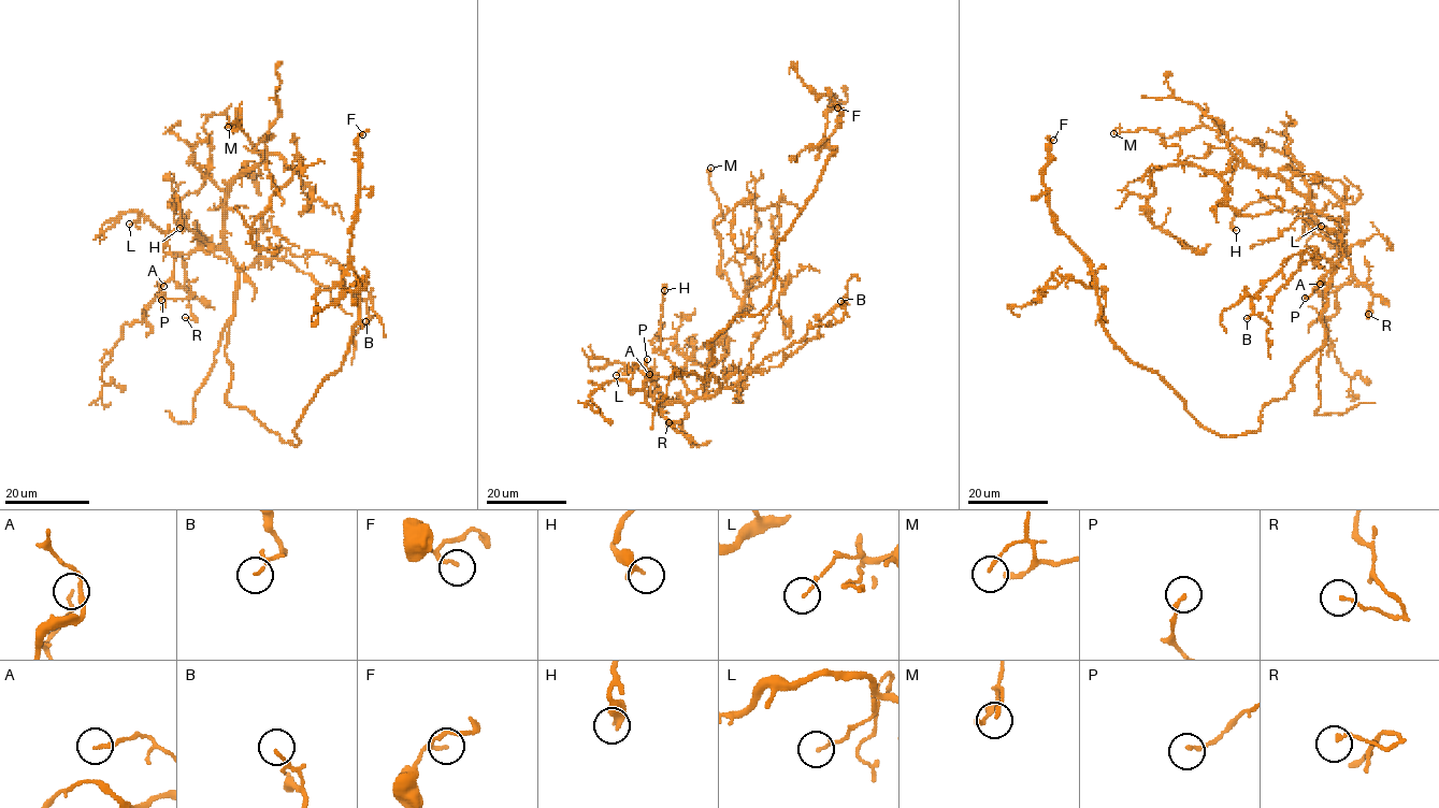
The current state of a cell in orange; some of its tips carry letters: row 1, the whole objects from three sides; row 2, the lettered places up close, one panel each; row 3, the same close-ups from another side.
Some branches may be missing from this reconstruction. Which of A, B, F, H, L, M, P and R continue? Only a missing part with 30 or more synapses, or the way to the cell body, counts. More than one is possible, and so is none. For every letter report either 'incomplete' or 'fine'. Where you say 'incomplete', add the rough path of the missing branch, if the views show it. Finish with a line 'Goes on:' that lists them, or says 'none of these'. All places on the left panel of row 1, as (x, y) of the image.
A: fine
B: fine
F: fine
H: fine
L: fine
M: fine
P: fine
R: fine
Goes on: none of these

